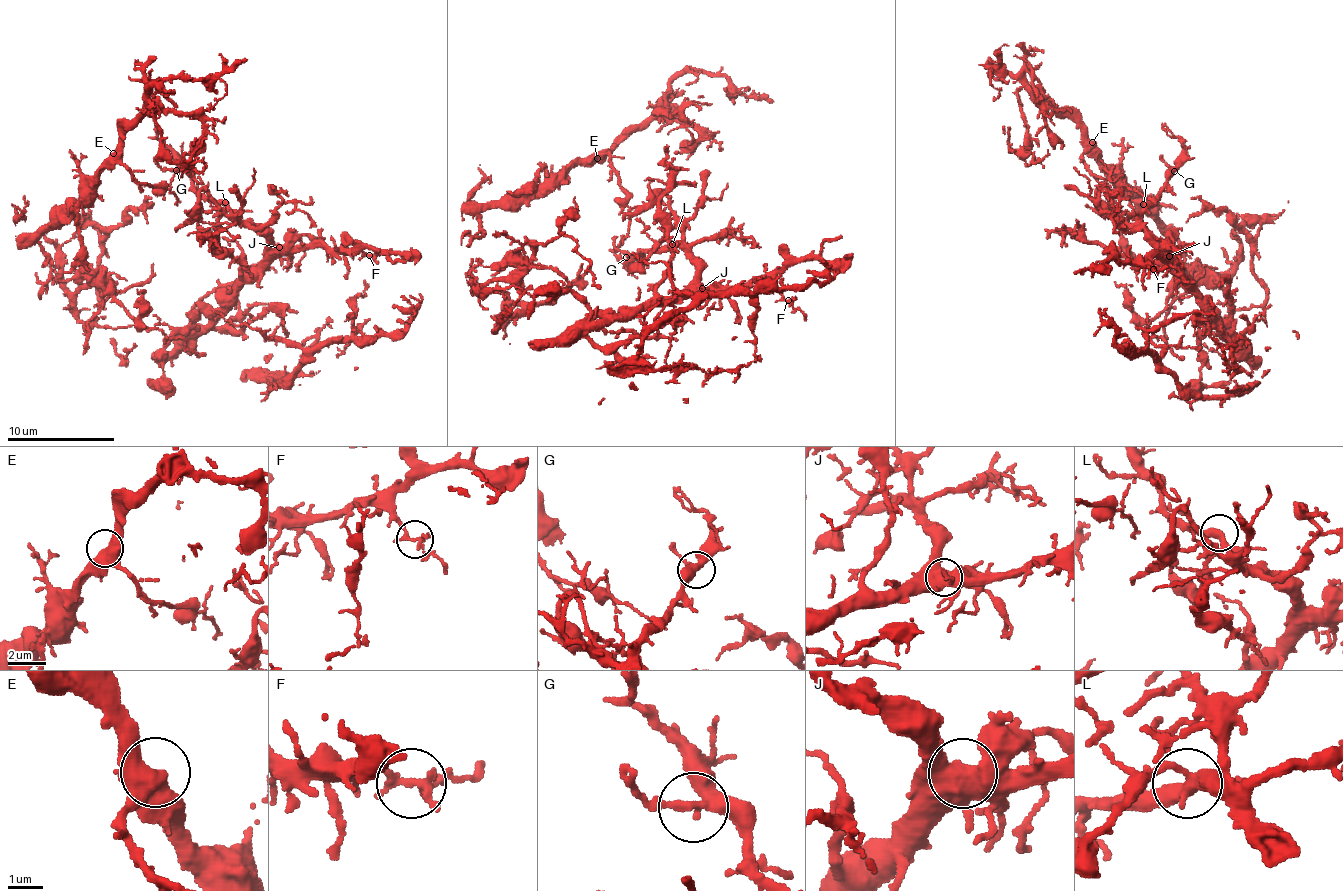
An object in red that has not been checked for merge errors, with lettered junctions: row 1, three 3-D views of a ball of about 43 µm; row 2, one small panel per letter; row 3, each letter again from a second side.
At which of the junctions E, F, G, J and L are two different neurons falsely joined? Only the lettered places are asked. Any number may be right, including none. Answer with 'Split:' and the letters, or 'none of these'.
Split: none of these

